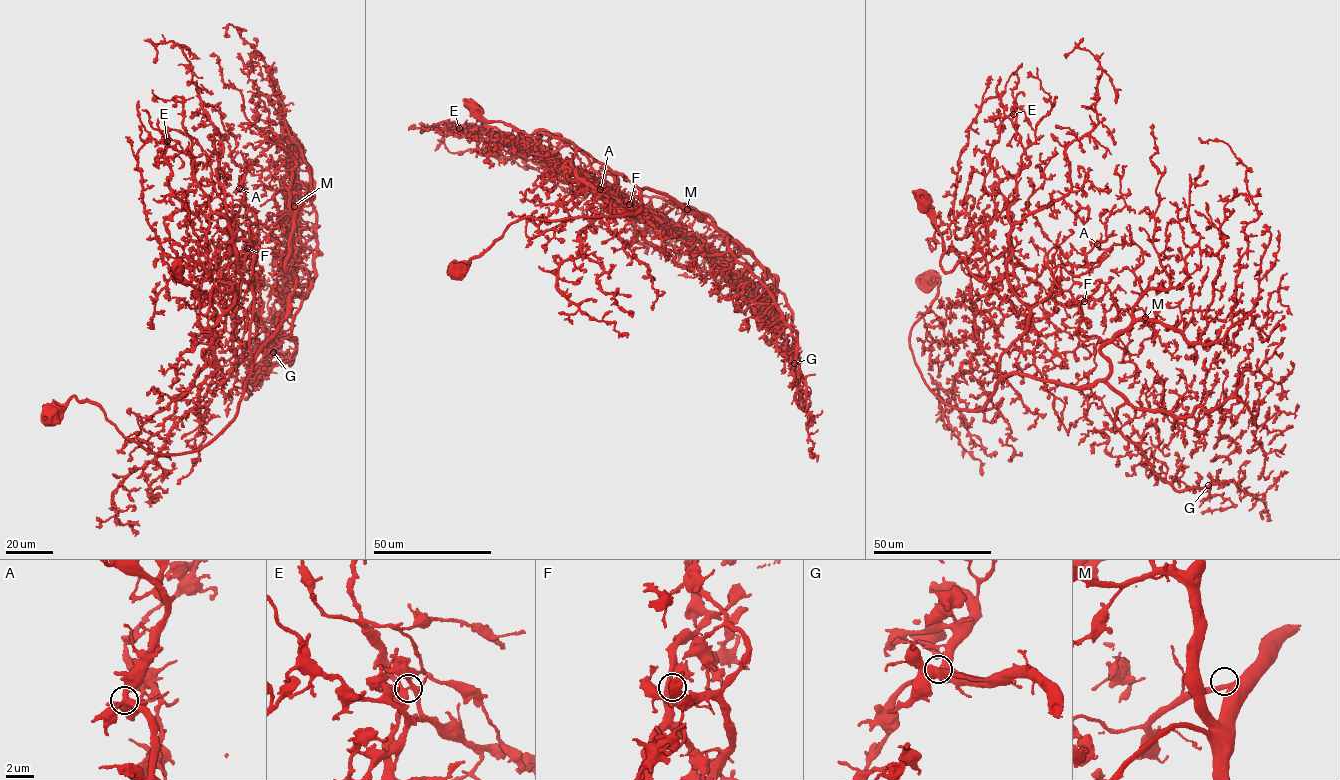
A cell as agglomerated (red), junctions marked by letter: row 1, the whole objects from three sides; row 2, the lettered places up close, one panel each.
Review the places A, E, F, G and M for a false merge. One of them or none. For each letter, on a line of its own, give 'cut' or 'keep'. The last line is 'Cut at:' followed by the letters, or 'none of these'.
A: keep
E: cut
F: keep
G: keep
M: keep
Cut at: E

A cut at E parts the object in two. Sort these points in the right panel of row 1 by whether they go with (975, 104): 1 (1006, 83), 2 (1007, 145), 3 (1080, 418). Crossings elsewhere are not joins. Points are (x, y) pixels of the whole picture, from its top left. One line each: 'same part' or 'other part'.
1: other part
2: other part
3: other part

